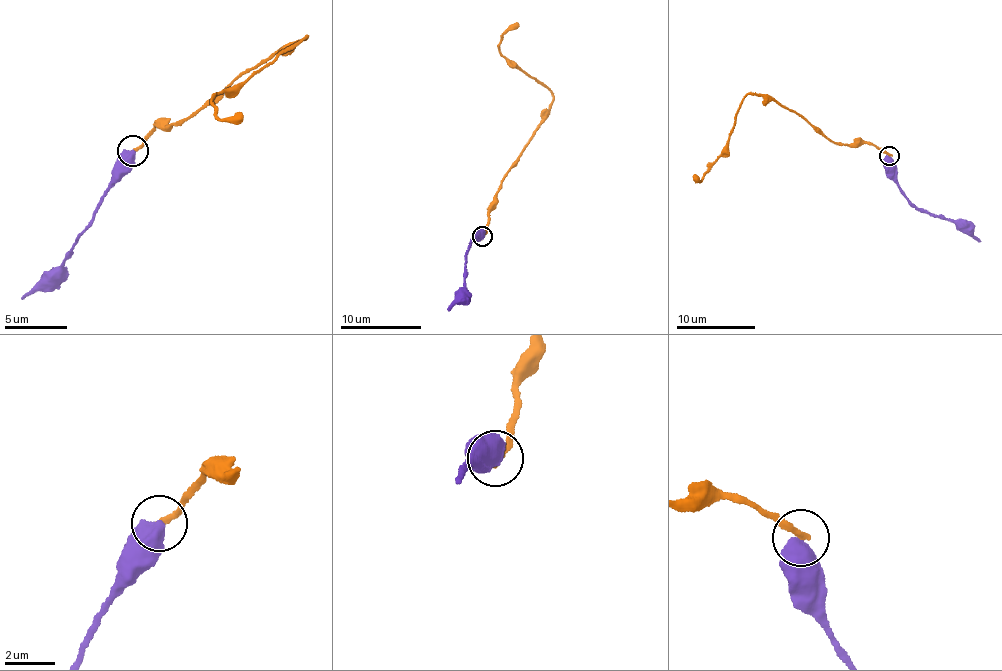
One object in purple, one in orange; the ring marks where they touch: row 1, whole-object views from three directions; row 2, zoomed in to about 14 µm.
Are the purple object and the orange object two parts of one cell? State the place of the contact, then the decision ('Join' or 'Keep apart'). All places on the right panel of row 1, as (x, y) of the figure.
Place: (889, 155). Keep apart

